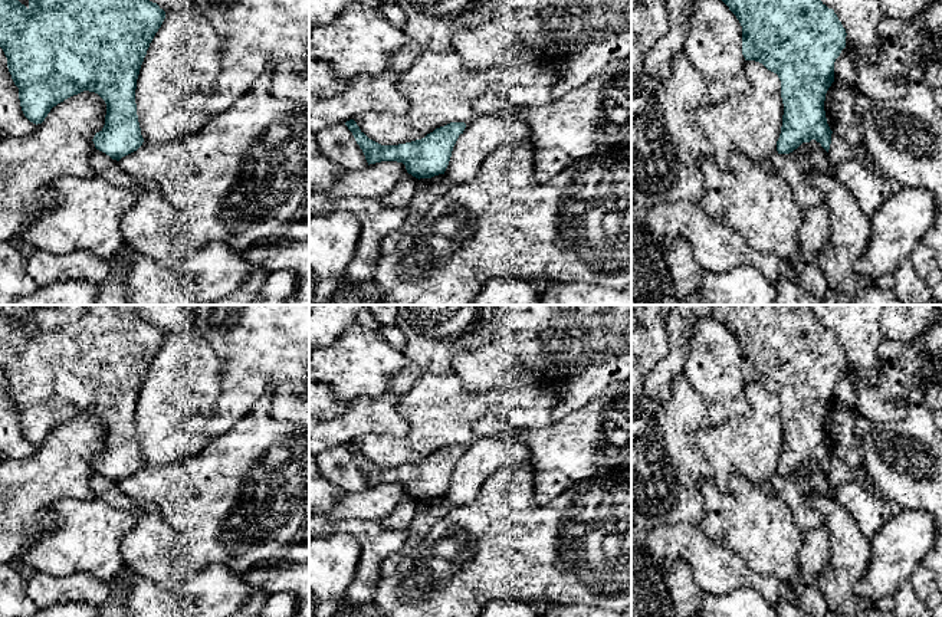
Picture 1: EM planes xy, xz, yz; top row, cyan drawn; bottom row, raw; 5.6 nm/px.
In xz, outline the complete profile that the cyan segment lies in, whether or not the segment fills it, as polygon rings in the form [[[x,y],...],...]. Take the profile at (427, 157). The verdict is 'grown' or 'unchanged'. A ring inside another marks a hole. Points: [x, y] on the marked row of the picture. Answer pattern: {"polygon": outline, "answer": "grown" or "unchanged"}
{"polygon": [[[354,119],[347,121],[345,125],[362,150],[368,165],[381,161],[403,163],[407,173],[419,180],[444,174],[453,147],[466,128],[465,122],[450,122],[436,128],[421,140],[398,145],[381,145],[370,140]]], "answer": "unchanged"}

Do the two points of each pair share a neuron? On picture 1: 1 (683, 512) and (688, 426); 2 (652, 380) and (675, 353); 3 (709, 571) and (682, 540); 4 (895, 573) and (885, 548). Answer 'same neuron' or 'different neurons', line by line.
1: same neuron
2: same neuron
3: same neuron
4: same neuron

